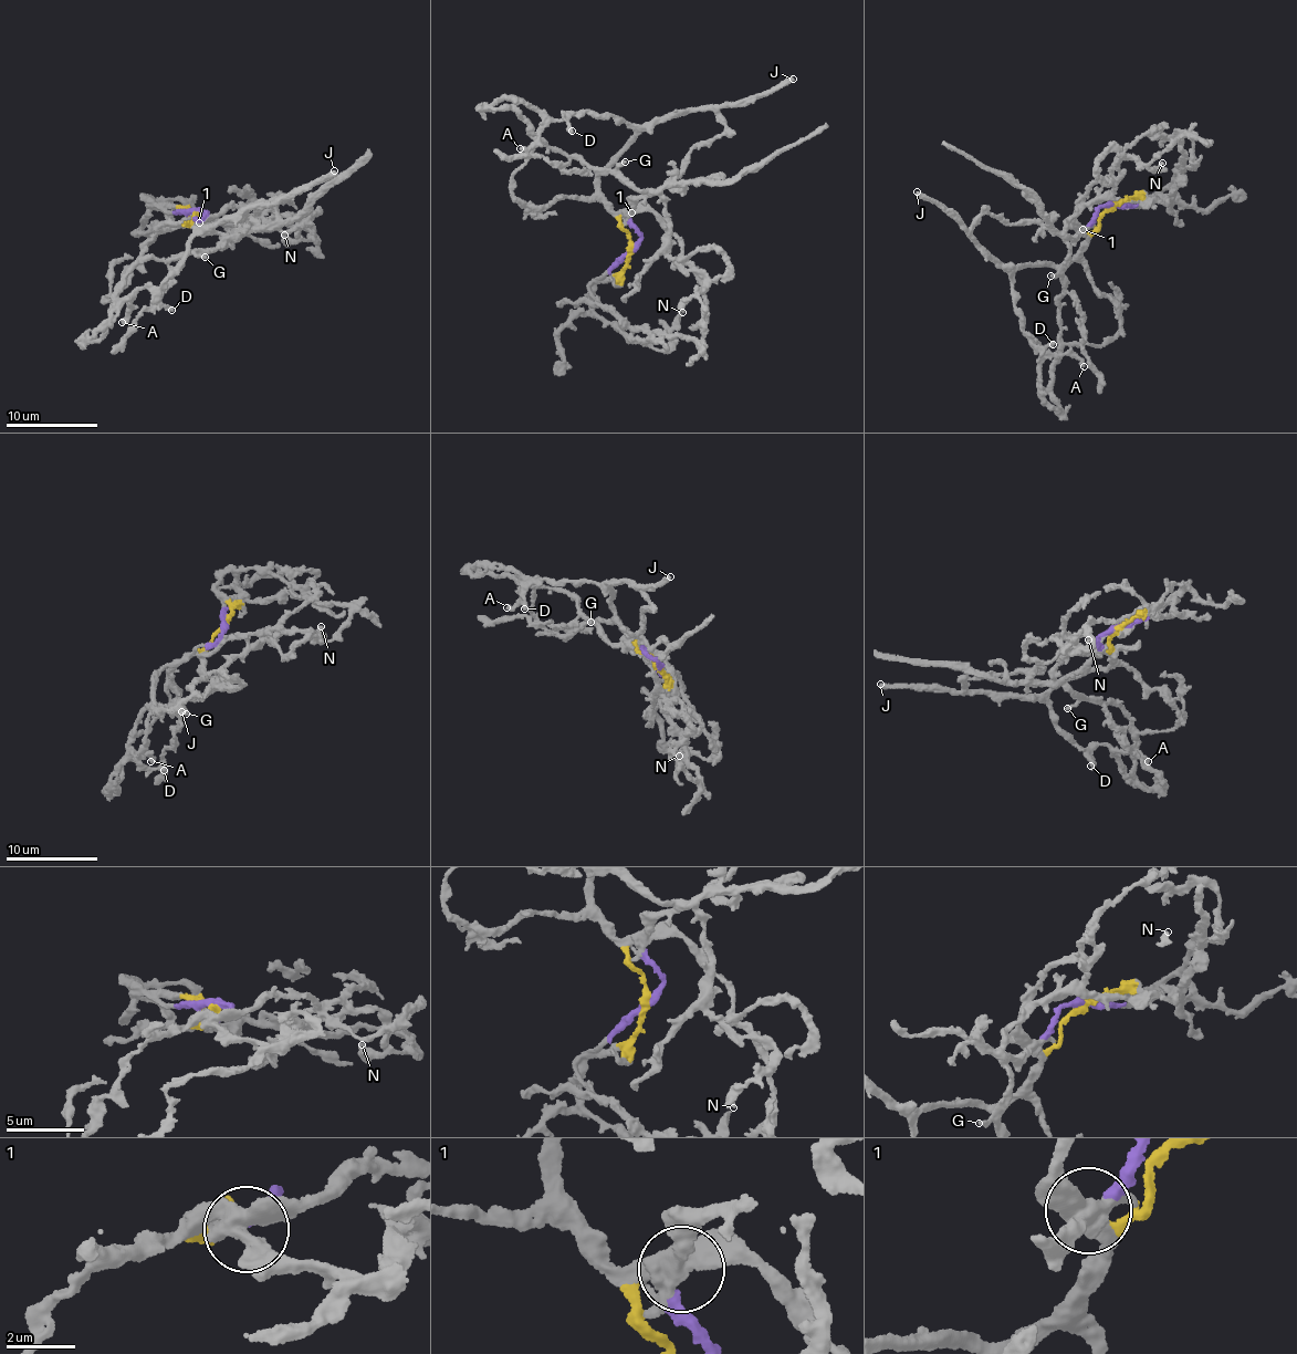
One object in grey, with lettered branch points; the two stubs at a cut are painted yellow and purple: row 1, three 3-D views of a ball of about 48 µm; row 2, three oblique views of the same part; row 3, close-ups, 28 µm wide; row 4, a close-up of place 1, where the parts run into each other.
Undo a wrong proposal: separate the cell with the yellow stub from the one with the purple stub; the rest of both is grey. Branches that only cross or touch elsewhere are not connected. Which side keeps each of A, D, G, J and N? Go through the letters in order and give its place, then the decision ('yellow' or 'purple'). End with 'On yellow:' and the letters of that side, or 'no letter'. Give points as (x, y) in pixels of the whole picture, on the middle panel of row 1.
A: place (520, 148); yellow
D: place (572, 131); yellow
G: place (625, 162); purple
J: place (793, 79); yellow
N: place (682, 312); purple
On yellow: A, D, J

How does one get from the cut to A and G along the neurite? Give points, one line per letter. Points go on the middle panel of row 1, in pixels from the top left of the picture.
A: (630, 249), (625, 228), (603, 199), (598, 179), (635, 133), (620, 120), (576, 113), (519, 148)
G: (630, 249), (639, 236), (630, 217), (647, 193), (619, 172), (625, 160)

